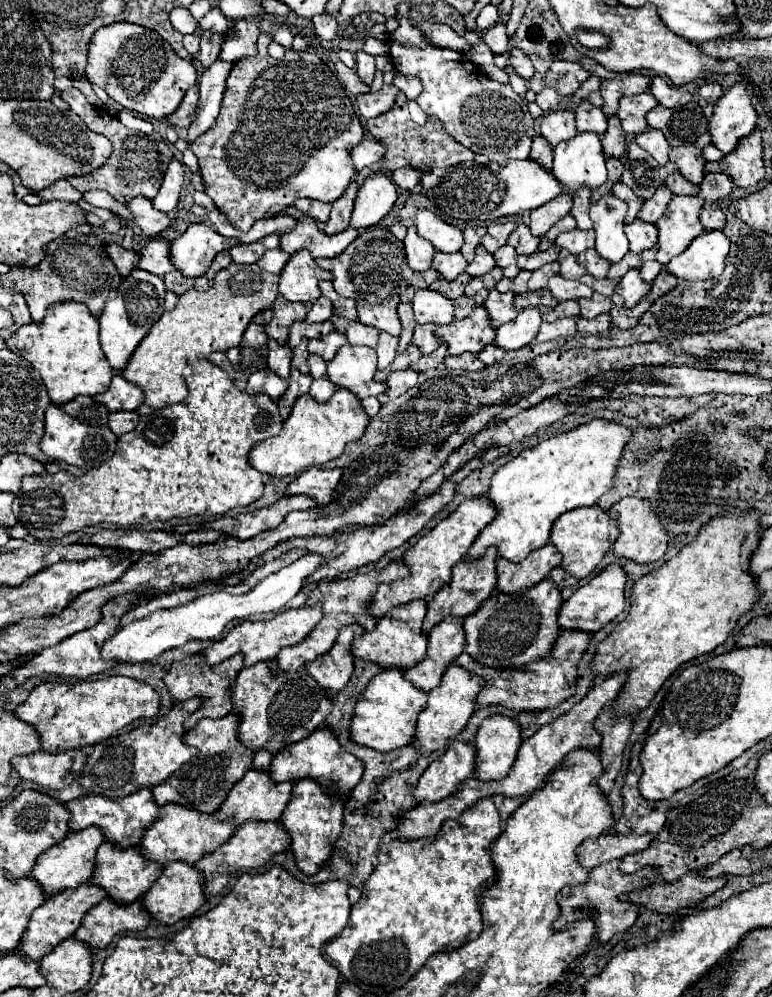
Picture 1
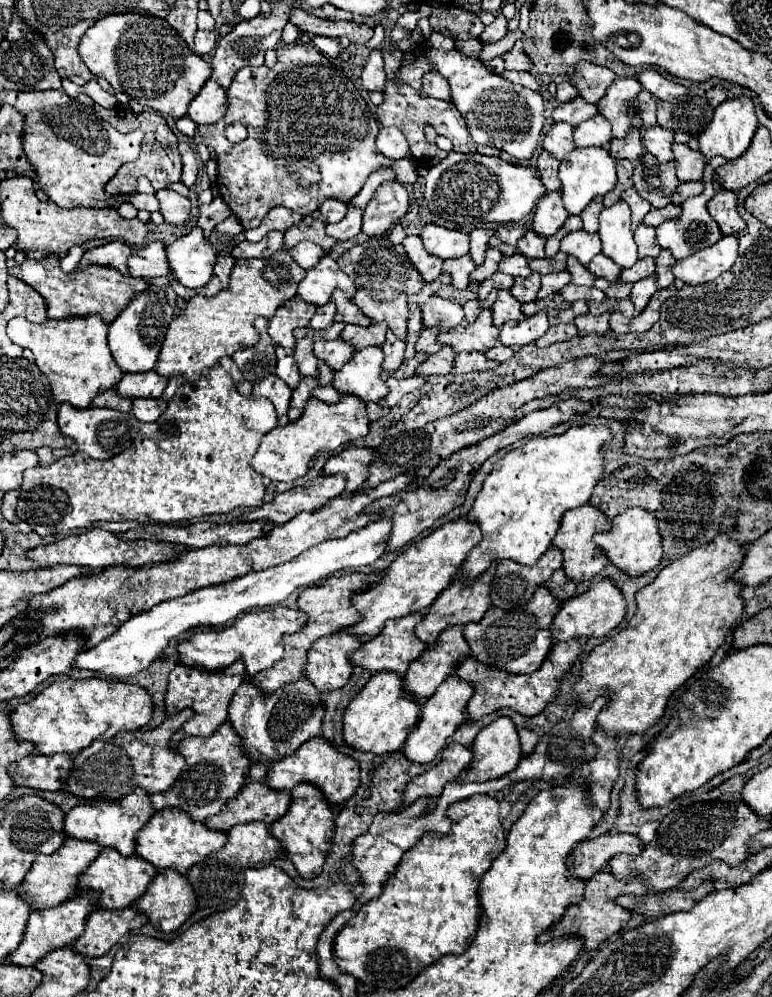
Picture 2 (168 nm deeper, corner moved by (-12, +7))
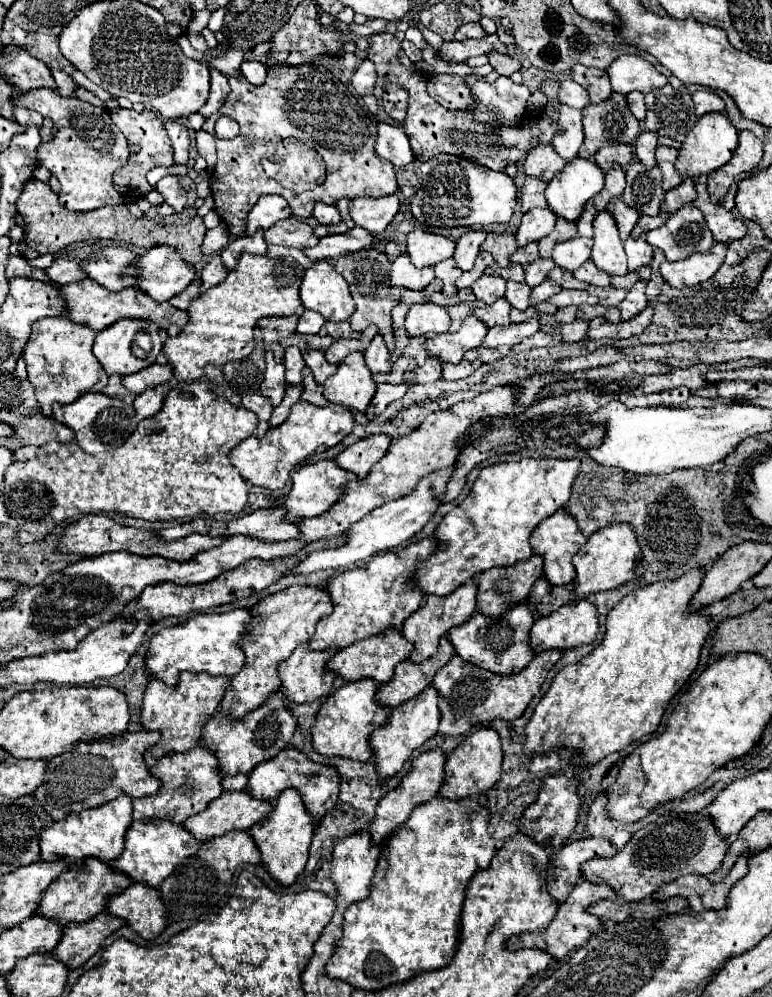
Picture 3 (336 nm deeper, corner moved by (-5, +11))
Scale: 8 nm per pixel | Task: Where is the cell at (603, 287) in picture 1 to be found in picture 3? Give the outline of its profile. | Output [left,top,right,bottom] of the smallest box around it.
[587,286,625,308]

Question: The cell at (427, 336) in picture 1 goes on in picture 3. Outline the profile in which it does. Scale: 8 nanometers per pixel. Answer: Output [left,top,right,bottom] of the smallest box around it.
[405,338,427,366]

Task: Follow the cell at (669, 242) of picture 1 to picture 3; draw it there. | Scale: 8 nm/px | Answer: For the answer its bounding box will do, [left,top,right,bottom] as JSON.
[645,204,715,262]

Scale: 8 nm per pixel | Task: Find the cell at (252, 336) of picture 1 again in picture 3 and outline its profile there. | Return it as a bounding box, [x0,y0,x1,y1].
[223,330,265,396]

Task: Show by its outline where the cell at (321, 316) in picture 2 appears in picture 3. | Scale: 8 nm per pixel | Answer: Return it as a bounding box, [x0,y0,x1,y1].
[297,310,325,334]

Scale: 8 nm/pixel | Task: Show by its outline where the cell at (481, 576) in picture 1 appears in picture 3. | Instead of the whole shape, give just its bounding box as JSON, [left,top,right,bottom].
[401,584,477,664]

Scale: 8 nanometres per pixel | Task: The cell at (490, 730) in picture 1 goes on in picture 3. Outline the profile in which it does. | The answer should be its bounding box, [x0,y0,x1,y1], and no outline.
[439,728,503,800]

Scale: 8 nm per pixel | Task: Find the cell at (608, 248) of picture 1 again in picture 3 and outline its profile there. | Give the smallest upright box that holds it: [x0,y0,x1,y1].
[591,212,627,276]

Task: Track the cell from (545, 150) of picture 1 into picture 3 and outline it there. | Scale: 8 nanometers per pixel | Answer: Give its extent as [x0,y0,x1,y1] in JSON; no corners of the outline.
[519,176,545,212]

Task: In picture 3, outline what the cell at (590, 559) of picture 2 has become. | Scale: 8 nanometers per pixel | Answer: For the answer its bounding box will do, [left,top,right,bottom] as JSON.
[529,508,587,586]

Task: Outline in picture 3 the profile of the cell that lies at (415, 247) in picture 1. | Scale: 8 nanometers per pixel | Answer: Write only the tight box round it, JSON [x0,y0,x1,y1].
[389,254,435,290]

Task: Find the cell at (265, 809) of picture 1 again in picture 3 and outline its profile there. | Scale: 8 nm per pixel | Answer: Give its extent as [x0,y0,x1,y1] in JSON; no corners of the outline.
[183,792,273,842]

